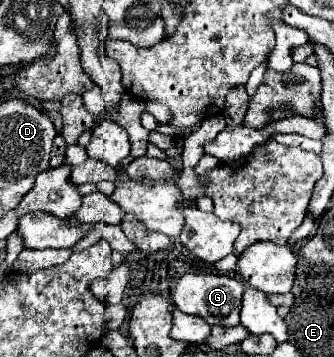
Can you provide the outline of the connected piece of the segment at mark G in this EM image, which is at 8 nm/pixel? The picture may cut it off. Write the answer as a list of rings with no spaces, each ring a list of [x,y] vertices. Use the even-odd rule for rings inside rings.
[[[188,273],[178,279],[174,289],[174,305],[188,313],[198,315],[208,325],[220,327],[236,327],[240,325],[240,301],[244,295],[244,283],[240,279],[232,279],[226,275],[212,275],[212,273]]]

